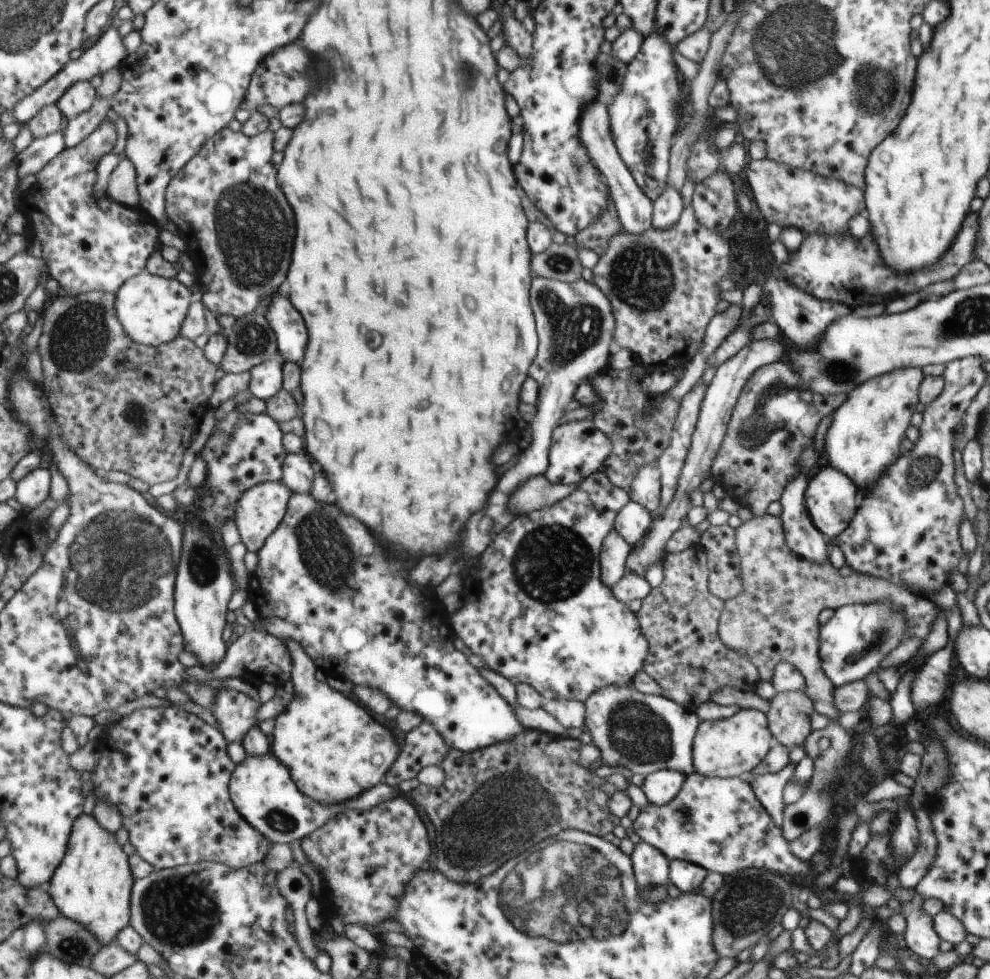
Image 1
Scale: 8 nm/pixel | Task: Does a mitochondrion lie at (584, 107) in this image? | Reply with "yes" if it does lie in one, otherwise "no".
no

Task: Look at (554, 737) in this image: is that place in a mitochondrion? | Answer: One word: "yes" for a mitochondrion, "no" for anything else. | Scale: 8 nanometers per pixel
no

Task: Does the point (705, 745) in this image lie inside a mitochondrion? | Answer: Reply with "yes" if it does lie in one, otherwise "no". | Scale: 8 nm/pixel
no

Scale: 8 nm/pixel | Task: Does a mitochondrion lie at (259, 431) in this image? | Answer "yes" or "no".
no

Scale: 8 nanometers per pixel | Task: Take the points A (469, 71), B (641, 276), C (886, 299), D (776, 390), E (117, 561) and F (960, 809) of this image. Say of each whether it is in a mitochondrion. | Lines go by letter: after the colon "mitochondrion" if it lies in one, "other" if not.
A: mitochondrion
B: mitochondrion
C: other
D: mitochondrion
E: mitochondrion
F: other

